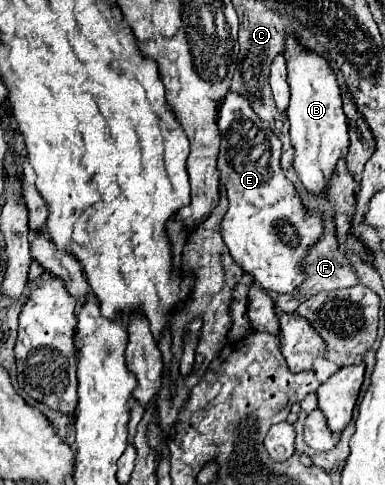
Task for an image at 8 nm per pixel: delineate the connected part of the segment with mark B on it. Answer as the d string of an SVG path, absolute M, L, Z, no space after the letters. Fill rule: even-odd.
M291 36L285 42L285 60L287 60L287 72L289 72L289 86L291 86L291 104L287 108L287 118L289 118L289 136L291 136L291 144L295 148L295 158L293 158L293 168L299 176L299 180L303 182L305 190L311 196L325 196L329 182L335 174L335 166L337 160L345 156L345 152L349 150L349 136L347 136L347 118L343 114L341 108L341 90L337 86L335 74L329 68L327 60L321 58L315 52L303 50L297 40L293 40Z

